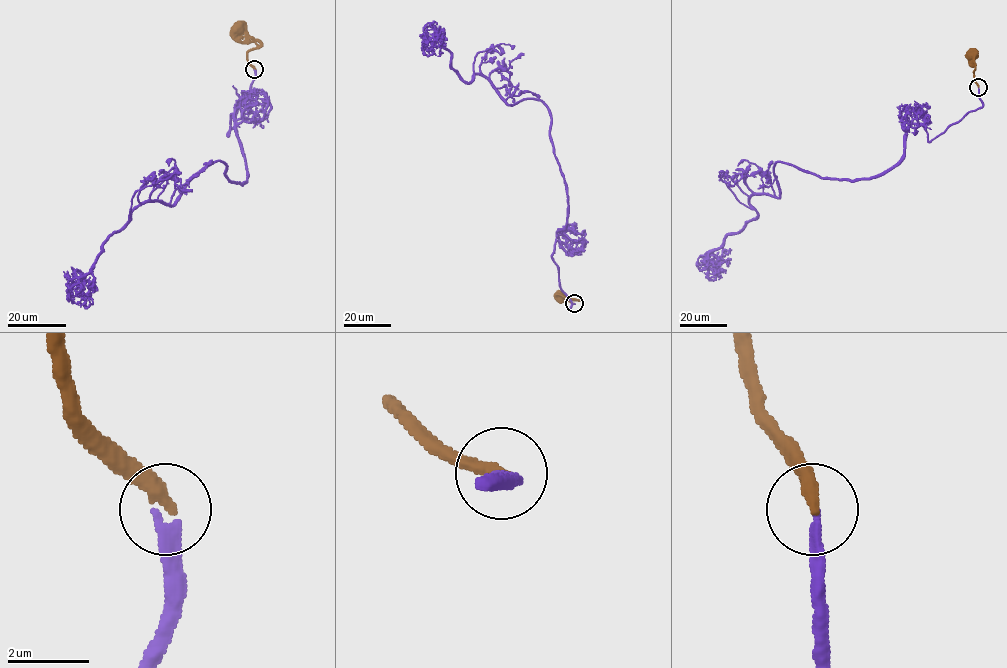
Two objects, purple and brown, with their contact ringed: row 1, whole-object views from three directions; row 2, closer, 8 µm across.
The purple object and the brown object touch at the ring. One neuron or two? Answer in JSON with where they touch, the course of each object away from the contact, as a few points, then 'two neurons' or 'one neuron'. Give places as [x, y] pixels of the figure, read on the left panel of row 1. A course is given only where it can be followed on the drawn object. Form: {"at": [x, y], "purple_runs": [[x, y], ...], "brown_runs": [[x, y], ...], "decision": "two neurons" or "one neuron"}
{"at": [254, 69], "purple_runs": [[254, 69], [228, 132], [232, 113], [247, 180], [232, 183], [215, 161], [172, 205], [138, 205], [67, 287]], "brown_runs": [[254, 69], [247, 53], [257, 44], [238, 27]], "decision": "one neuron"}

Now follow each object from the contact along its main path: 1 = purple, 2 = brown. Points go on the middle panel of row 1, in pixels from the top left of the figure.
1: (574, 303), (552, 259), (568, 195), (546, 106), (508, 104), (480, 75), (465, 82), (433, 26), (423, 54)
2: (574, 303), (568, 299), (575, 300), (561, 297)

